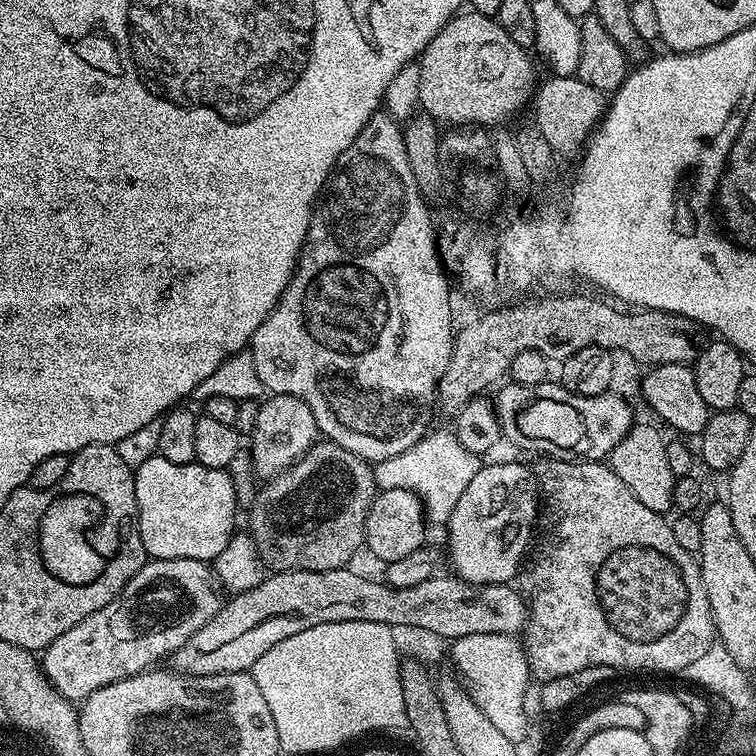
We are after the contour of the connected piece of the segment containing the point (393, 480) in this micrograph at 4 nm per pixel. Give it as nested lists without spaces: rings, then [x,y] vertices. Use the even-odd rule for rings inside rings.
[[[429,431],[410,450],[402,450],[402,454],[394,454],[394,458],[386,458],[375,465],[377,489],[401,488],[410,490],[424,503],[424,515],[440,526],[447,525],[454,506],[458,506],[458,498],[462,498],[462,490],[470,486],[470,478],[482,466],[481,457],[475,456],[462,442],[458,442],[455,431]]]

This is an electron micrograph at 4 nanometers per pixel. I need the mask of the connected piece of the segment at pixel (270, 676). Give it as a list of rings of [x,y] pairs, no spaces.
[[[326,622],[322,626],[310,626],[310,630],[302,630],[302,634],[290,634],[290,638],[282,638],[278,646],[270,646],[262,658],[251,668],[254,682],[258,682],[258,690],[262,690],[262,698],[266,698],[266,706],[272,705],[276,722],[279,724],[281,740],[286,748],[293,751],[304,751],[305,749],[326,748],[328,745],[336,744],[345,737],[352,736],[361,729],[373,728],[377,725],[385,725],[389,730],[404,728],[408,723],[406,718],[406,705],[402,702],[402,678],[400,677],[401,653],[396,653],[396,640],[392,637],[393,629],[387,624],[378,622]]]

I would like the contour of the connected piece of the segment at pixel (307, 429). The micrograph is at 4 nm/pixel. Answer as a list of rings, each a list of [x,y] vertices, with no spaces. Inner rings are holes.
[[[290,394],[269,395],[256,409],[256,421],[250,435],[252,468],[263,478],[274,477],[302,458],[302,454],[306,454],[306,450],[310,450],[320,439],[320,427],[318,422],[314,422],[314,410],[310,410],[302,398],[294,398]]]

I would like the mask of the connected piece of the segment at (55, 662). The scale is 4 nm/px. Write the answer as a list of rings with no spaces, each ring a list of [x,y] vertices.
[[[174,558],[173,560],[149,559],[130,578],[130,582],[120,591],[119,596],[113,598],[102,610],[94,610],[78,626],[70,626],[54,642],[42,652],[42,667],[48,681],[59,690],[63,696],[73,702],[82,702],[94,690],[127,676],[137,676],[139,672],[149,671],[160,659],[171,657],[181,646],[190,639],[222,606],[222,599],[216,593],[214,572],[203,560],[190,558]]]

